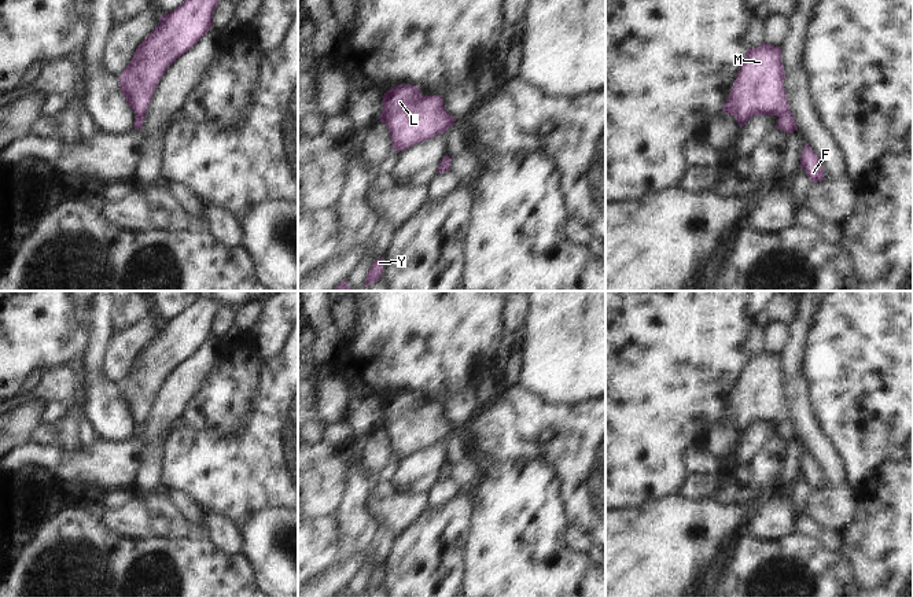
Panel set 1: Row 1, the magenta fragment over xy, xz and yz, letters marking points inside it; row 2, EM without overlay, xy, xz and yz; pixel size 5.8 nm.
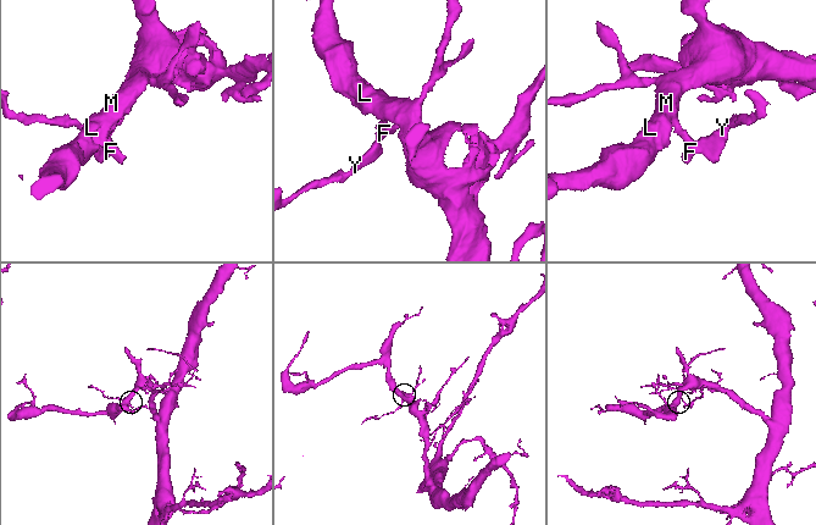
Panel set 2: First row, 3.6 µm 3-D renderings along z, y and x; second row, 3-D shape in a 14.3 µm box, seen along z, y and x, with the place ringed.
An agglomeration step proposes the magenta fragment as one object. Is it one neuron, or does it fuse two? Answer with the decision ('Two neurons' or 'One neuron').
One neuron.

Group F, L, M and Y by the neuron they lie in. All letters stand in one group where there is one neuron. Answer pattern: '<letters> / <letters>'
F L M Y

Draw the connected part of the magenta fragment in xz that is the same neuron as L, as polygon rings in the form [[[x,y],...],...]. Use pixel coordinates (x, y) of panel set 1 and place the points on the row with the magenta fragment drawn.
[[[411,84],[387,91],[382,106],[379,119],[387,126],[391,147],[398,152],[446,133],[456,121],[445,111],[442,96],[423,97],[419,88]]]

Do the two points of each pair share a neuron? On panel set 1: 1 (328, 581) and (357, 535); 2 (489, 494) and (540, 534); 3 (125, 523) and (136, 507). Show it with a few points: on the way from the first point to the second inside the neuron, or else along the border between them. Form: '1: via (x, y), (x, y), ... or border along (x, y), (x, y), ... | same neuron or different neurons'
1: border along (364, 546), (332, 567) | different neurons
2: via (501, 505), (527, 531) | same neuron
3: via (129, 519), (135, 511) | same neuron

